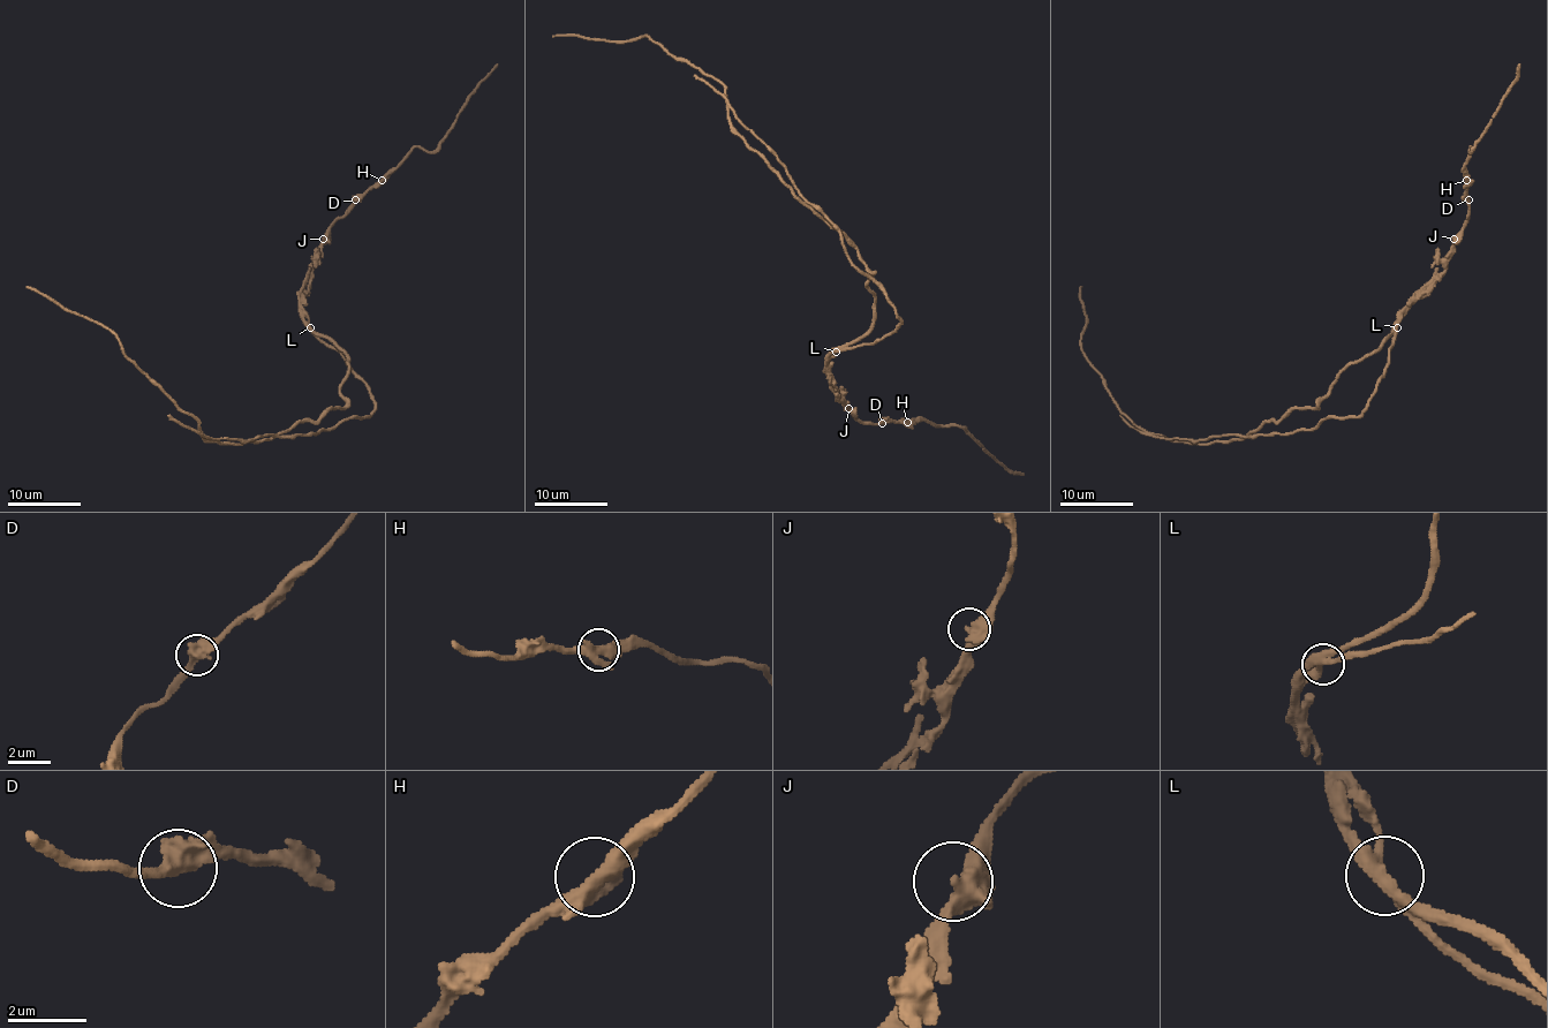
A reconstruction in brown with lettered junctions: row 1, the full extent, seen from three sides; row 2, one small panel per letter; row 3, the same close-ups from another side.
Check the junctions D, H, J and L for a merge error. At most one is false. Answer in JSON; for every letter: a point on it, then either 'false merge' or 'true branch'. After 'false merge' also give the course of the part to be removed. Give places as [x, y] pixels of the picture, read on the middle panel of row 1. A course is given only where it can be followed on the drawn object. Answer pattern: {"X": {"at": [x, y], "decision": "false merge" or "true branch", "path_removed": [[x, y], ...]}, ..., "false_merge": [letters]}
{"D": {"at": [882, 423], "decision": "true branch"}, "H": {"at": [907, 422], "decision": "true branch"}, "J": {"at": [848, 408], "decision": "true branch"}, "L": {"at": [836, 352], "decision": "false merge", "path_removed": [[836, 352], [892, 332], [900, 322], [895, 307], [851, 261], [842, 234], [785, 166], [694, 75]]}, "false_merge": ["L"]}

